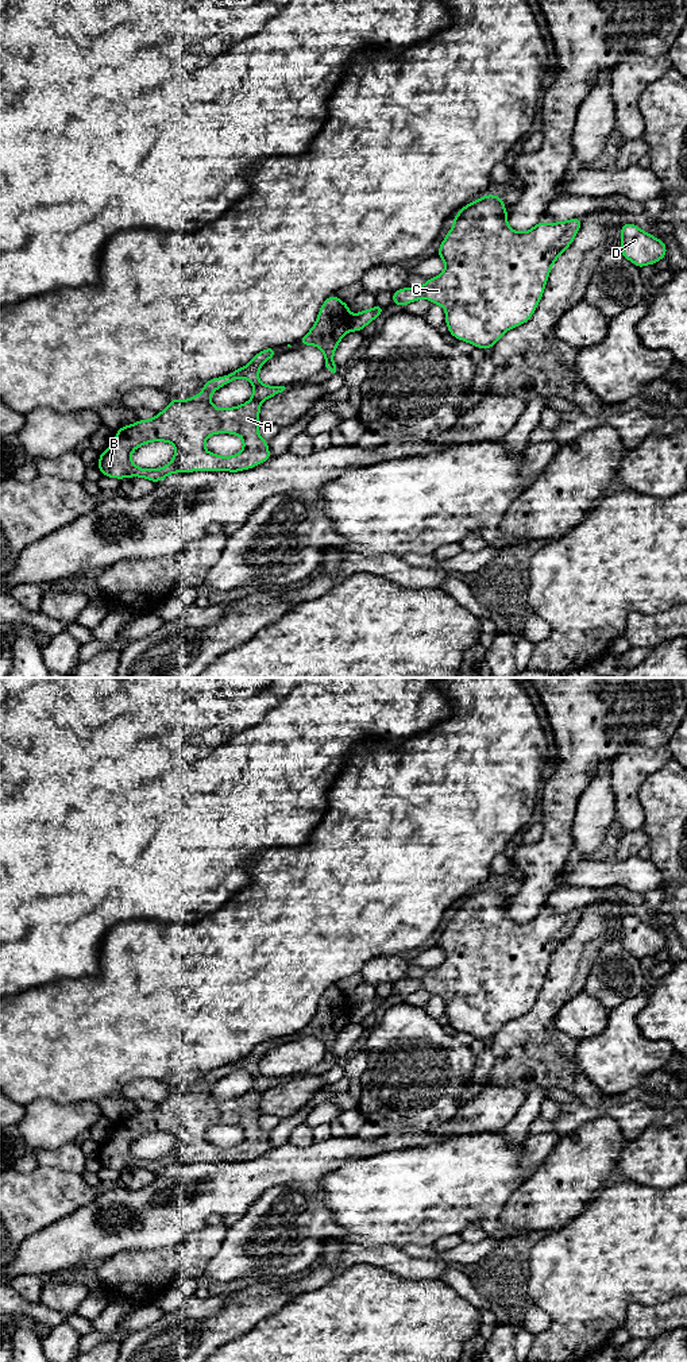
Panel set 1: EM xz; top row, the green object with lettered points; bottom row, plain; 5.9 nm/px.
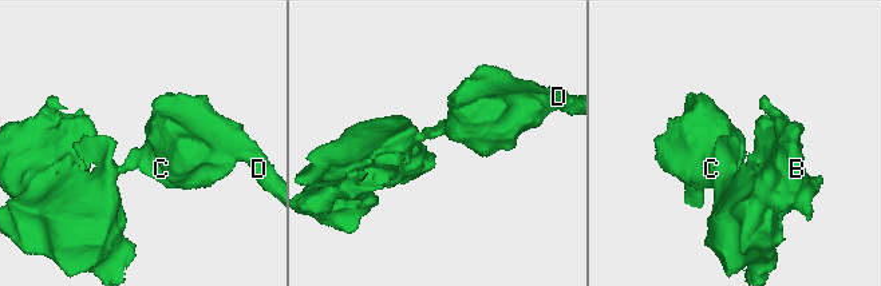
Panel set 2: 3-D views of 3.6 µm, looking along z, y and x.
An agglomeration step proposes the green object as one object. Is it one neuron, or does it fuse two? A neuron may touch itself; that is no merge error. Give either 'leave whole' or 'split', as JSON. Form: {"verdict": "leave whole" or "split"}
{"verdict": "split"}

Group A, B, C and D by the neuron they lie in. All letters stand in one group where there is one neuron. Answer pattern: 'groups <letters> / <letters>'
groups A B / C D

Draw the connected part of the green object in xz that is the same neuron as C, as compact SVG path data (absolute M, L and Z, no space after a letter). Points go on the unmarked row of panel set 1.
M486 886L464 896L454 908L454 917L441 933L437 946L443 950L444 962L429 969L422 977L402 979L393 983L393 992L405 998L425 989L445 1000L445 1015L449 1026L458 1031L471 1034L474 1038L490 1041L501 1027L514 1018L526 1014L534 1004L556 950L571 937L582 918L580 908L566 912L540 912L526 923L517 923L507 915L507 902L502 887Z

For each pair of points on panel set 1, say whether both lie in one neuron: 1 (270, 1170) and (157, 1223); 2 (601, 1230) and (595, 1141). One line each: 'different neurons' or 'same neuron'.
1: same neuron
2: different neurons

